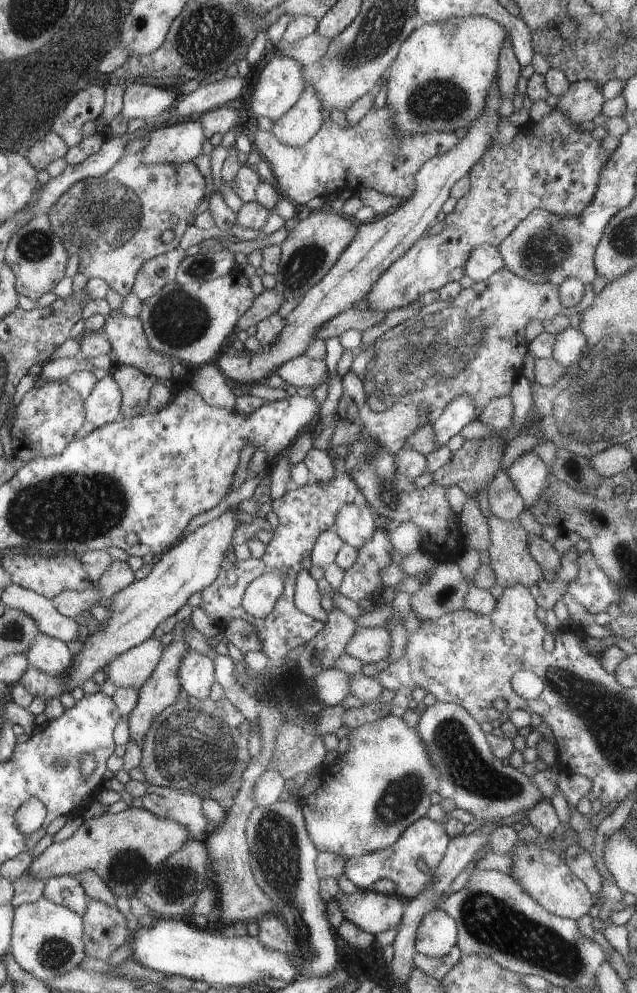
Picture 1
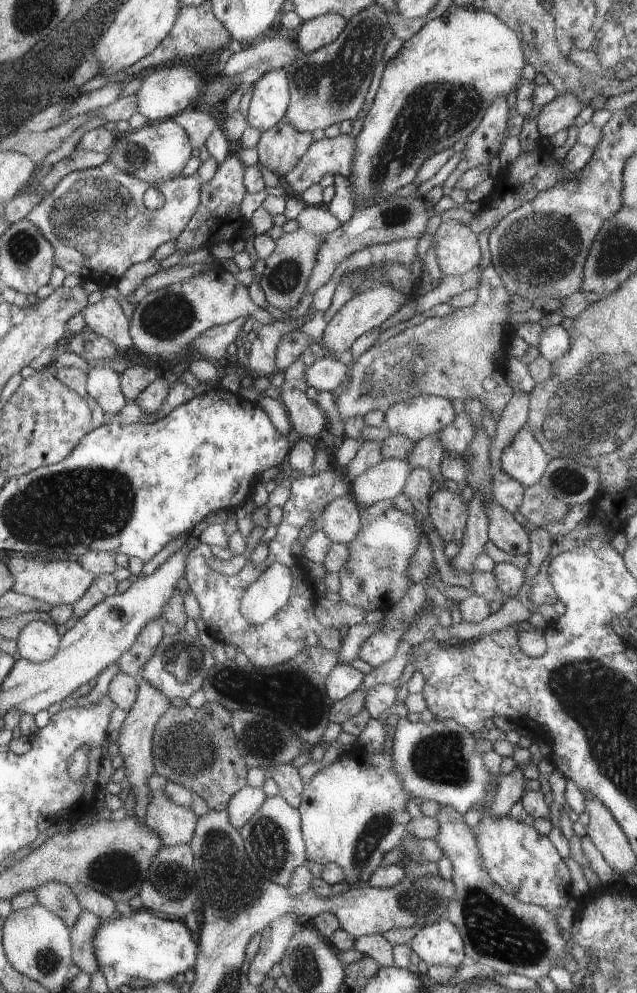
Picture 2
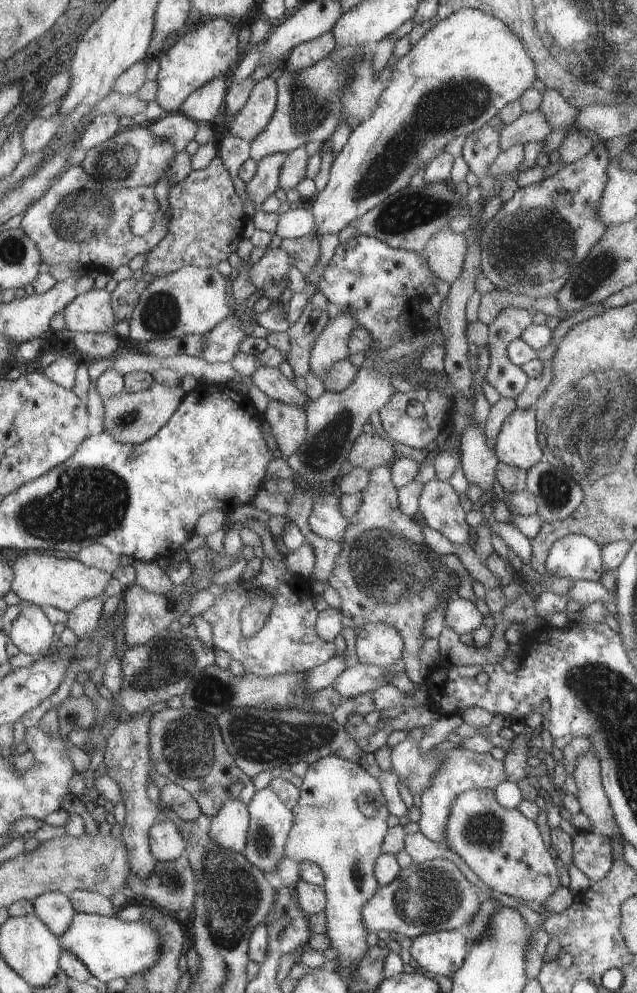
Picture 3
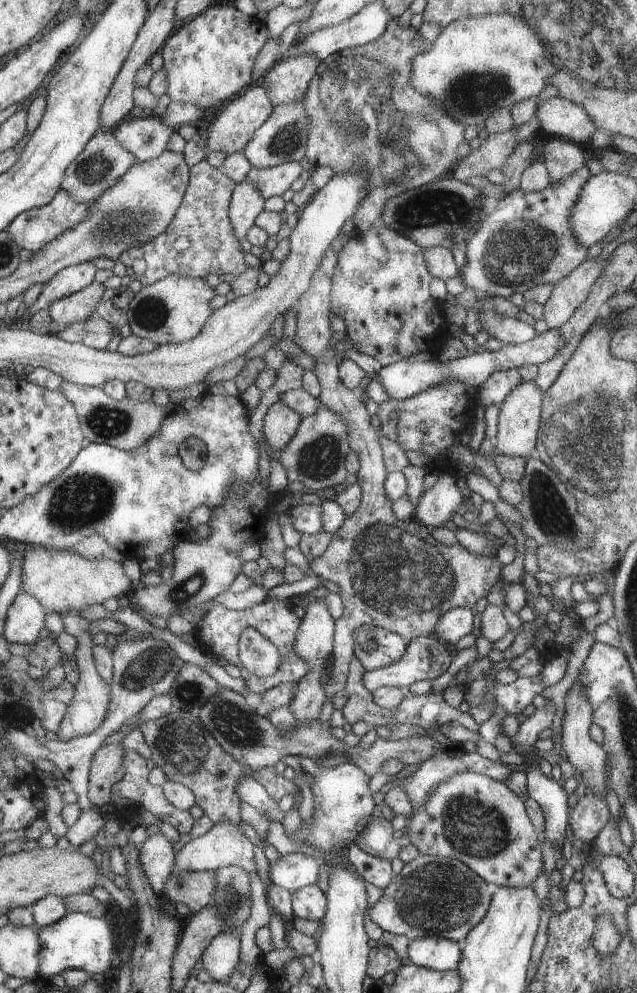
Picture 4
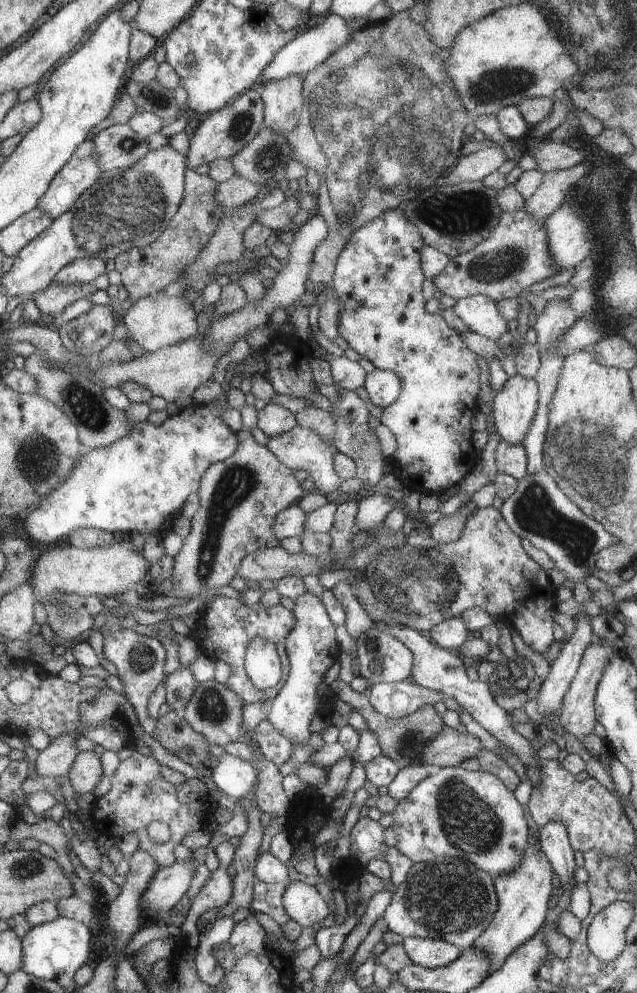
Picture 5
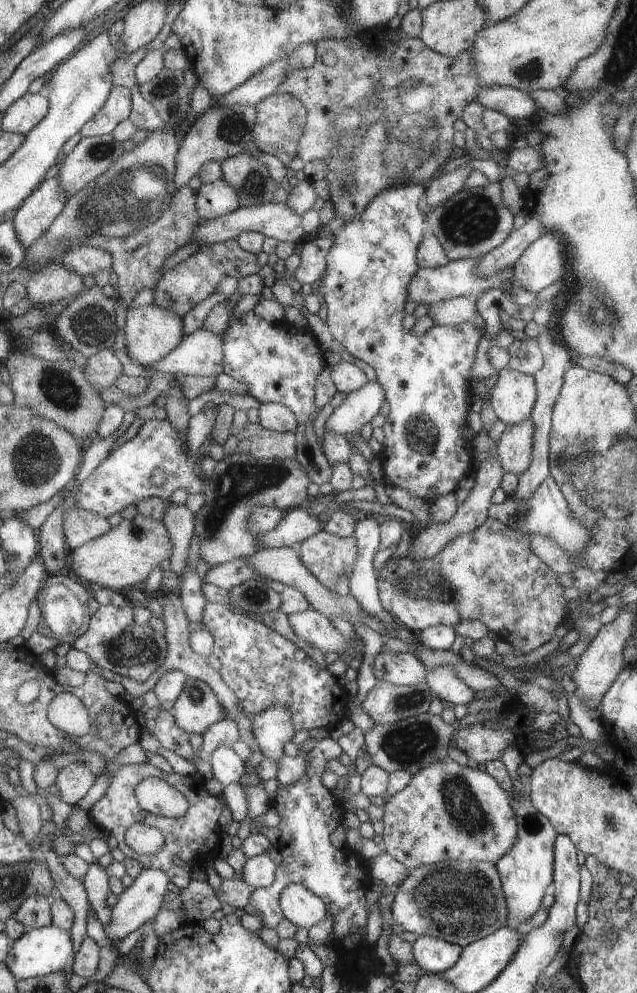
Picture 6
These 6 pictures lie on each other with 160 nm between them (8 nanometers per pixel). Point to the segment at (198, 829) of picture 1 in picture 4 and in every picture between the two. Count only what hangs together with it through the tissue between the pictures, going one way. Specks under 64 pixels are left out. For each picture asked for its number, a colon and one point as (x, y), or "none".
2: (174, 824)
3: (167, 844)
4: (157, 854)

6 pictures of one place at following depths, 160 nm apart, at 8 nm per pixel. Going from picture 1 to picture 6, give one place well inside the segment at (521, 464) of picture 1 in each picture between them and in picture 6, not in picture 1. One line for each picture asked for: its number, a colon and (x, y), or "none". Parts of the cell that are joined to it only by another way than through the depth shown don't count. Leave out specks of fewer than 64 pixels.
2: (524, 459)
3: (517, 444)
4: (519, 415)
5: (515, 405)
6: (513, 396)

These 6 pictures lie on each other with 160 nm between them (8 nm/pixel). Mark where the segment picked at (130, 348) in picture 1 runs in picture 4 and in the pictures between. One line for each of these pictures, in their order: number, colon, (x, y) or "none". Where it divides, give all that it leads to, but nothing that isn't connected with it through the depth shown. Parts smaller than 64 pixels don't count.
2: (106, 318)
3: (92, 312)
4: (78, 306)

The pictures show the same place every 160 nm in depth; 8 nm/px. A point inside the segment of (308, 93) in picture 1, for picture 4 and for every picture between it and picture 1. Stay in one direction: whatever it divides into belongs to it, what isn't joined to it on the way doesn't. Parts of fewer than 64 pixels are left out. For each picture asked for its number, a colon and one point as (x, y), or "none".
2: (280, 147)
3: (266, 181)
4: (247, 201)

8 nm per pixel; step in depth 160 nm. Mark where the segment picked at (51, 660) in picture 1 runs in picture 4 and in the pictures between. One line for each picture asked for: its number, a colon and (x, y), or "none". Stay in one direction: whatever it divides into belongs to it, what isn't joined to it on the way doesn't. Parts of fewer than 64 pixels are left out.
2: (38, 641)
3: (31, 631)
4: (25, 619)

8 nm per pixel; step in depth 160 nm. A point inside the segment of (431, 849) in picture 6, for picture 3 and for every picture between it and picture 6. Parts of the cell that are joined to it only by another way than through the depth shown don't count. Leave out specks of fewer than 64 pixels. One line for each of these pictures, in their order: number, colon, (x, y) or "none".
3: (505, 849)
4: (471, 817)
5: (455, 813)

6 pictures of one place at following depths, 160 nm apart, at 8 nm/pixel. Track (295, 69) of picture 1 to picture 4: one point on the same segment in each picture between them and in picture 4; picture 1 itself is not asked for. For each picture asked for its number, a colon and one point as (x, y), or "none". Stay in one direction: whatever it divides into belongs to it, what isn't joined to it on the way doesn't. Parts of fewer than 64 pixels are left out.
2: (271, 96)
3: (252, 118)
4: (231, 132)

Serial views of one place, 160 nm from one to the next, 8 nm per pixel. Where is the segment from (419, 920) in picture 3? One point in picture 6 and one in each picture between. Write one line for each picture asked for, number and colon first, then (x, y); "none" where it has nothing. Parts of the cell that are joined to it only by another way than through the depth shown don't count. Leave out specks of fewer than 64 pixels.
4: (432, 896)
5: (449, 899)
6: (461, 902)

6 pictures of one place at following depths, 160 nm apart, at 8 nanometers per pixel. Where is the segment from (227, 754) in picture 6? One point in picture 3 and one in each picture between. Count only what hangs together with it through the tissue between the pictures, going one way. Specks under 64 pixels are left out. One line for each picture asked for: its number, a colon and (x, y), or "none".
3: (270, 820)
4: (249, 790)
5: (235, 778)

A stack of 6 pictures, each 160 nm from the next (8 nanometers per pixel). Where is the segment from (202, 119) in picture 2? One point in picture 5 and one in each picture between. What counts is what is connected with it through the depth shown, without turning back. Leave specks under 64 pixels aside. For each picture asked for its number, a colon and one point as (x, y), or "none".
3: (177, 129)
4: (145, 139)
5: (117, 146)

